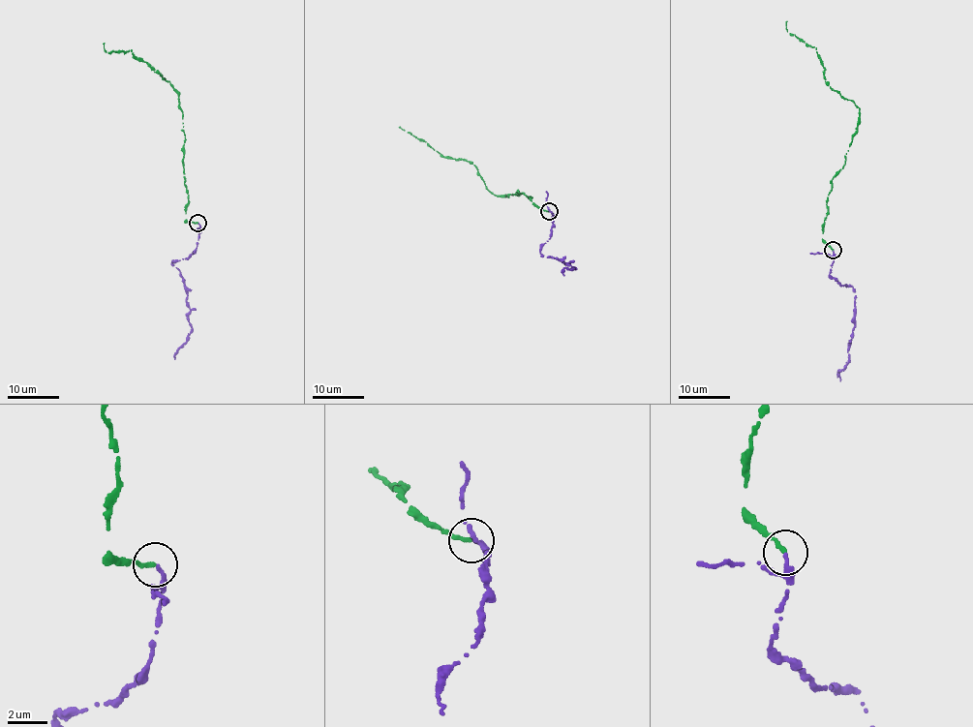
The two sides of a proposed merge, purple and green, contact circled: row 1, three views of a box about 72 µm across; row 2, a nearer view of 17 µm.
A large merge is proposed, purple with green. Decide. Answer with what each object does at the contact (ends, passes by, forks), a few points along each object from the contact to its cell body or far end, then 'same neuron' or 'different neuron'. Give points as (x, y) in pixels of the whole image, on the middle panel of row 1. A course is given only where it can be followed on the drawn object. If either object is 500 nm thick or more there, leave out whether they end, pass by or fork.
purple ends; green ends; course purple (549, 211), (554, 216), (552, 233), (540, 254), (576, 269), (563, 269), (564, 276); course green (549, 211), (518, 190), (519, 196), (499, 196), (486, 189), (471, 163), (447, 158), (398, 127); same neuron

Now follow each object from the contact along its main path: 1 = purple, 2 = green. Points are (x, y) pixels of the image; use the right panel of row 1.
1: (833, 250), (830, 275), (853, 287), (855, 302), (848, 363), (838, 372), (840, 381)
2: (833, 250), (822, 238), (827, 201), (860, 113), (852, 101), (825, 81), (816, 47), (787, 32), (786, 20)

